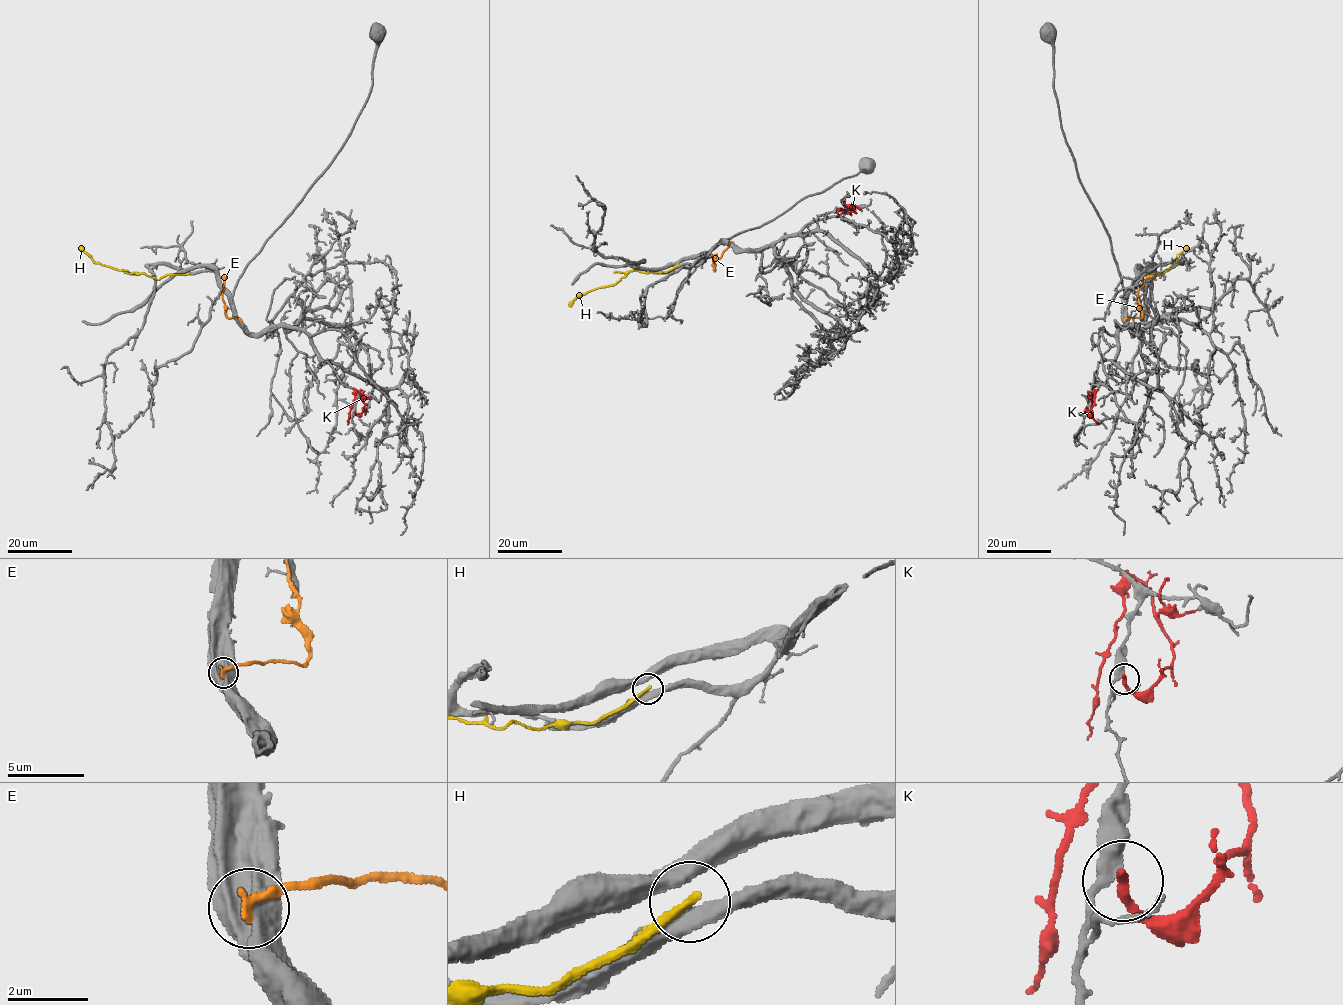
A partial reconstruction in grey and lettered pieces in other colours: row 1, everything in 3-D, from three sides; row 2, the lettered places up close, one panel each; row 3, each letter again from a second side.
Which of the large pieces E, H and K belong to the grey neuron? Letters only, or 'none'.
none

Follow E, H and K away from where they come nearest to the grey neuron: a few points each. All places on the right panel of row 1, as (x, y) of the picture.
E: (1124, 320), (1142, 318), (1138, 290), (1146, 279), (1154, 276)
H: (1147, 273), (1155, 274), (1155, 279), (1153, 273), (1167, 270), (1188, 247)
K: (1085, 411), (1087, 415), (1092, 407), (1095, 391), (1090, 413), (1098, 424)

